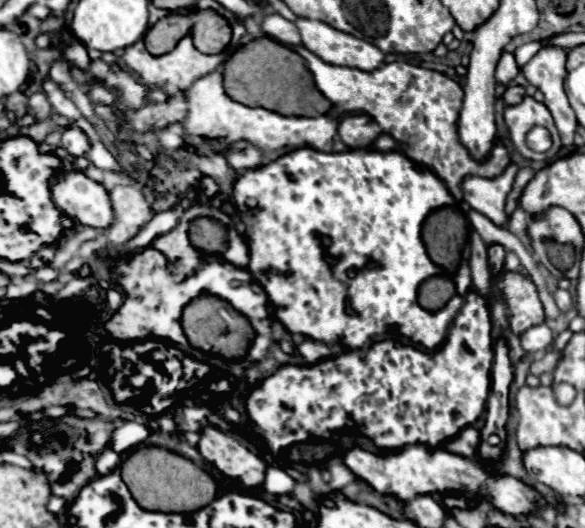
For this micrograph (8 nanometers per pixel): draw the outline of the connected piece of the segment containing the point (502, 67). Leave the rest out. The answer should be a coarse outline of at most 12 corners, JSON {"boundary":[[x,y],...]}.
{"boundary":[[504,52],[496,66],[496,80],[508,86],[518,74],[514,54]]}

